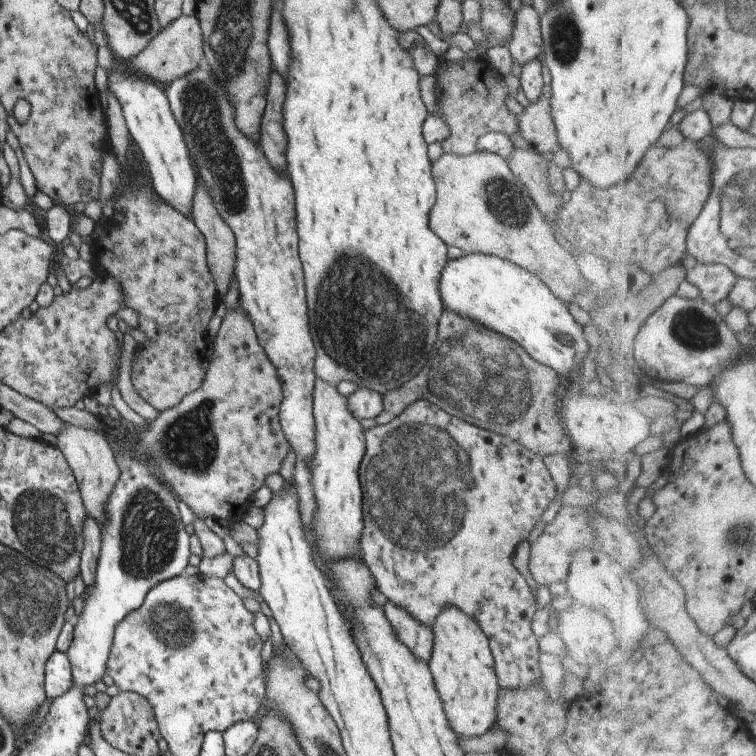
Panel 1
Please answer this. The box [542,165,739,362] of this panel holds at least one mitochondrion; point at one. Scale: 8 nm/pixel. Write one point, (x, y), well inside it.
(695, 329)

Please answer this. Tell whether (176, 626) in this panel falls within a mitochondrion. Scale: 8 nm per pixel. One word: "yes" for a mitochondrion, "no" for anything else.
yes

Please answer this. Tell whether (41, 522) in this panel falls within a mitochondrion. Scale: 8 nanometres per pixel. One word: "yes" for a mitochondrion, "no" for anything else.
yes

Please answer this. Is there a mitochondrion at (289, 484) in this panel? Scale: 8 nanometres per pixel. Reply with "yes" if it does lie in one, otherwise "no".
no

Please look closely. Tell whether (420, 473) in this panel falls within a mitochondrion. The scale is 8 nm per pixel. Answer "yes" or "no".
yes

